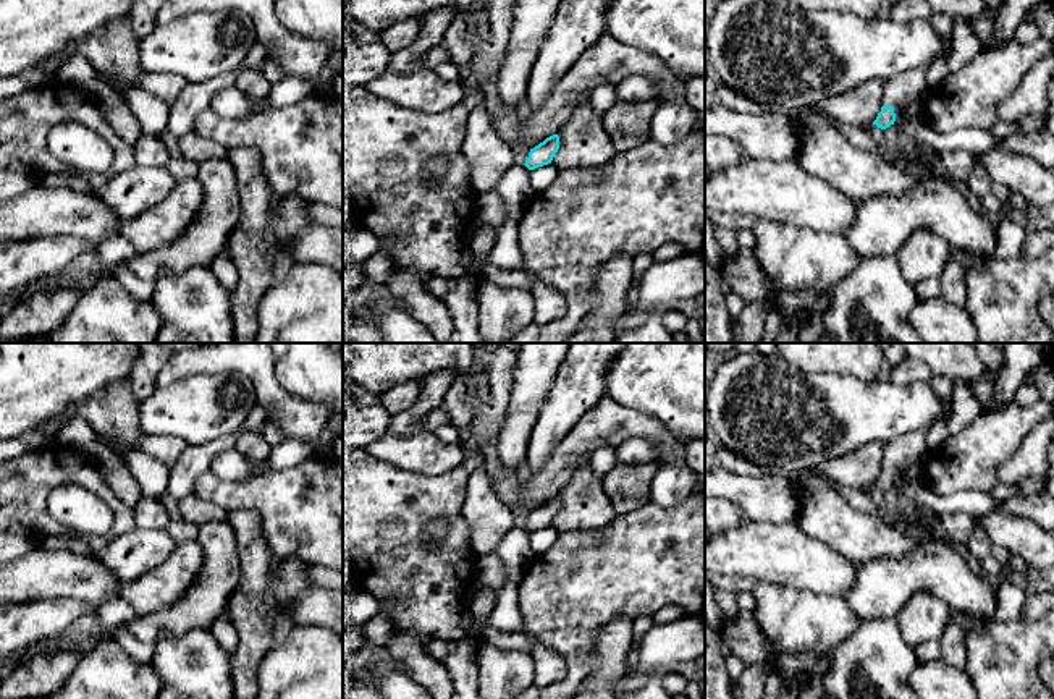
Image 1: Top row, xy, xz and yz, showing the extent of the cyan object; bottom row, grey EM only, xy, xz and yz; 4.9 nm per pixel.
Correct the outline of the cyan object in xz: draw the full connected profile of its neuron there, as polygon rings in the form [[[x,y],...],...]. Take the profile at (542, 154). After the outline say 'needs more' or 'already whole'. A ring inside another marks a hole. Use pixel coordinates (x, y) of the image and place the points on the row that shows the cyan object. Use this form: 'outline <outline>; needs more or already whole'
outline [[[553,134],[546,138],[543,142],[530,149],[529,157],[525,160],[525,167],[529,170],[535,170],[538,167],[551,163],[554,154],[559,149],[559,136]]]; already whole

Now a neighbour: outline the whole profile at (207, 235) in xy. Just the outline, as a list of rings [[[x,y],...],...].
[[[228,159],[205,160],[199,167],[197,180],[204,188],[204,204],[184,233],[170,246],[147,254],[137,252],[128,261],[131,272],[141,280],[155,282],[191,267],[210,267],[226,248],[241,217],[234,167]]]

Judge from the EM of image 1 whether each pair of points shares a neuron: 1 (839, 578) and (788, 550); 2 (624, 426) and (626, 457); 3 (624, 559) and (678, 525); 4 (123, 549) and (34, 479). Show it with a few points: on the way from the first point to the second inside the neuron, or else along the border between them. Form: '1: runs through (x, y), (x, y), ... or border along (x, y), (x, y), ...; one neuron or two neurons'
1: runs through (826, 571), (801, 562); one neuron
2: border along (616, 447), (634, 437), (647, 437), (661, 455); two neurons
3: runs through (637, 559), (642, 559), (665, 538); one neuron
4: border along (134, 526), (94, 554); two neurons

